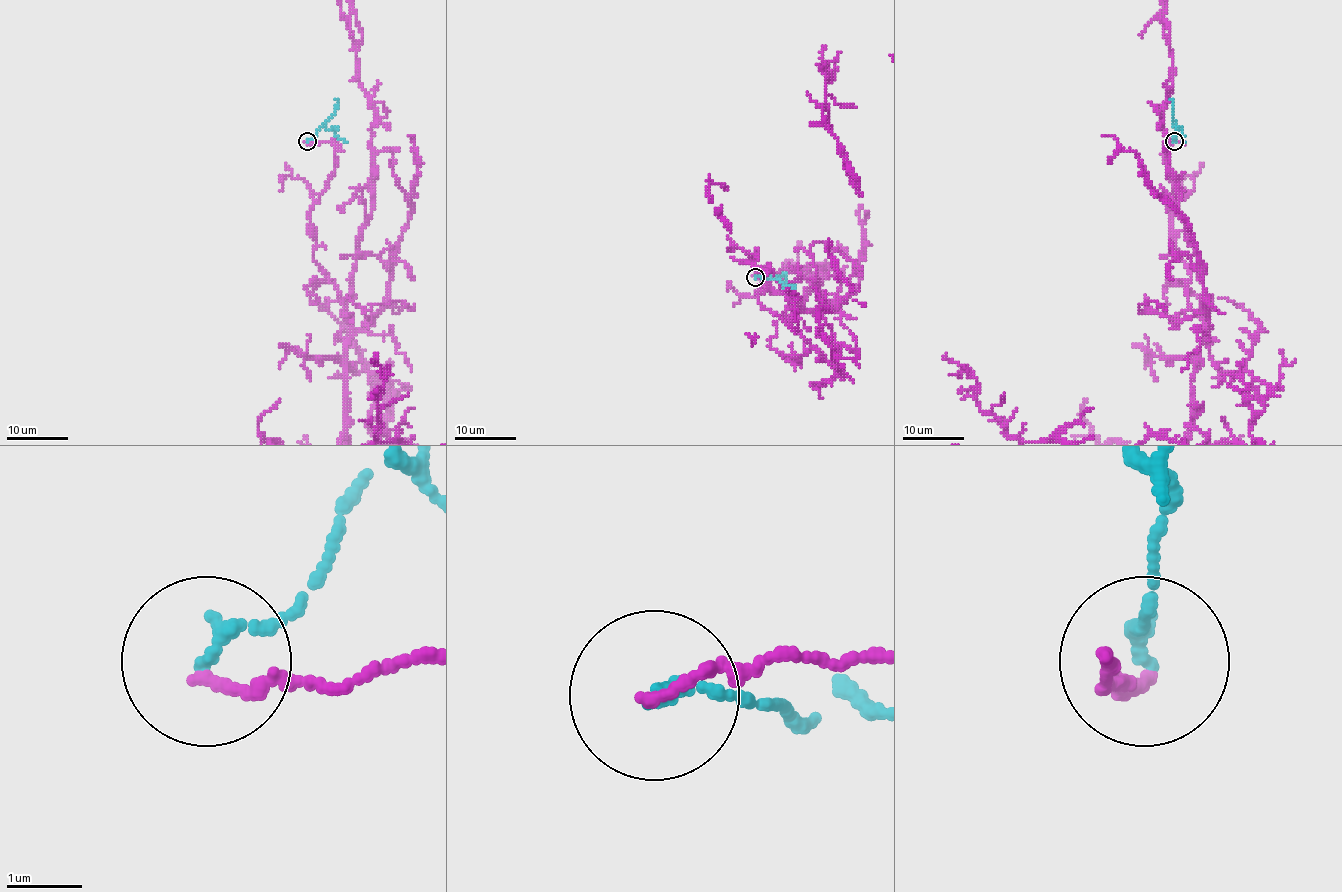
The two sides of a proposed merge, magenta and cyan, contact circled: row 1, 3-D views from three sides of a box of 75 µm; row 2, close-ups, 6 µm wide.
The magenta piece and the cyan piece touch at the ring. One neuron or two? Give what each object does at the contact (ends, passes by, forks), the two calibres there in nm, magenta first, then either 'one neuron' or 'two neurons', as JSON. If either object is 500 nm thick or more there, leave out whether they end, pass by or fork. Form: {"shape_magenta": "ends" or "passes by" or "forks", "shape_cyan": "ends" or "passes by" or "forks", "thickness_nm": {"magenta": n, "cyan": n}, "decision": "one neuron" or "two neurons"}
{"shape_magenta": "ends", "shape_cyan": "ends", "thickness_nm": {"magenta": 140, "cyan": 190}, "decision": "two neurons"}

